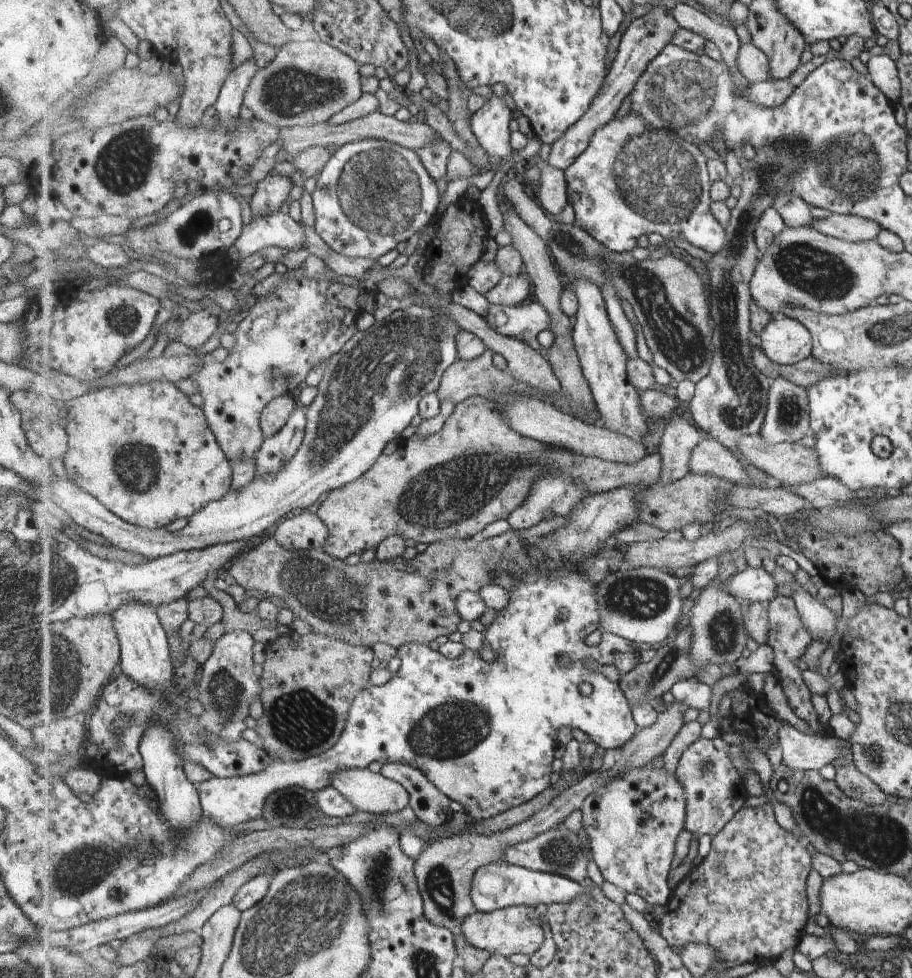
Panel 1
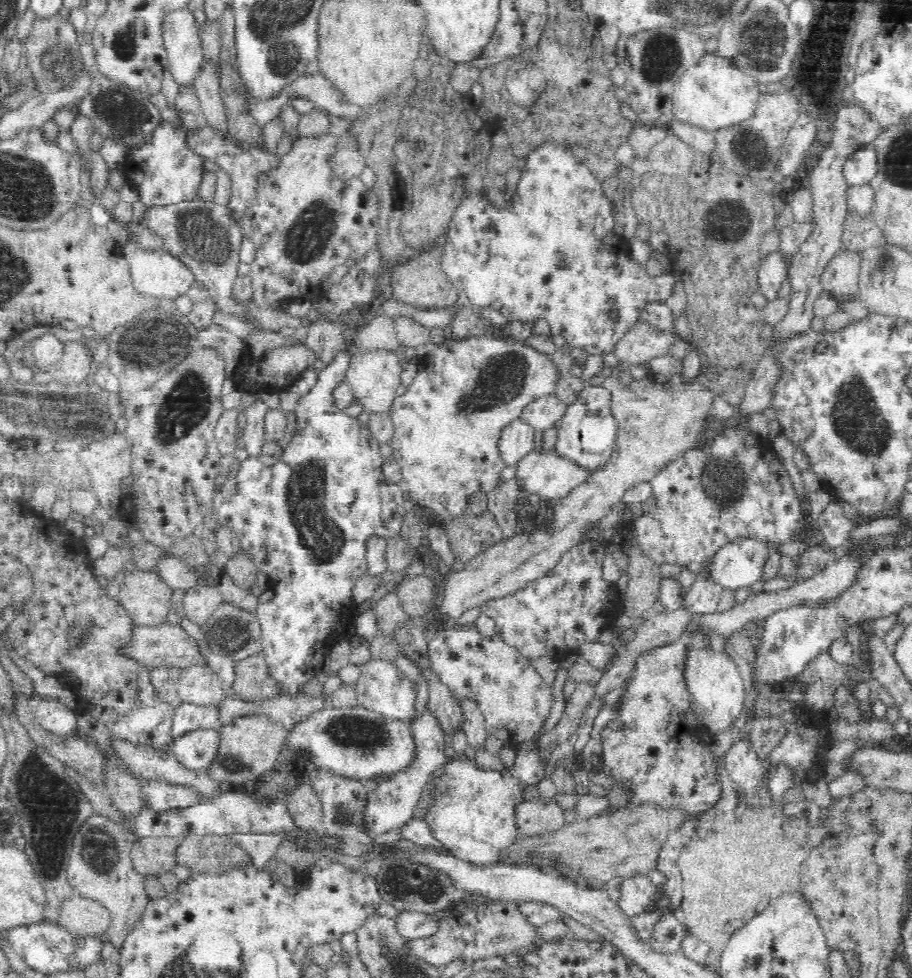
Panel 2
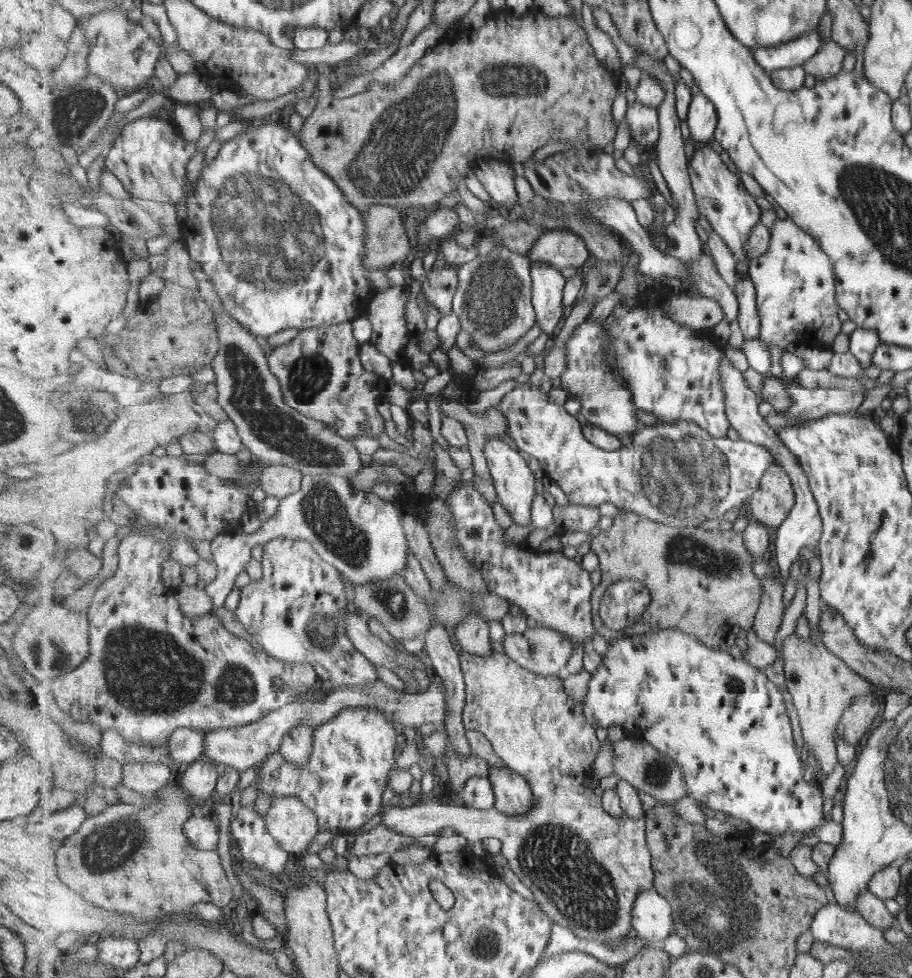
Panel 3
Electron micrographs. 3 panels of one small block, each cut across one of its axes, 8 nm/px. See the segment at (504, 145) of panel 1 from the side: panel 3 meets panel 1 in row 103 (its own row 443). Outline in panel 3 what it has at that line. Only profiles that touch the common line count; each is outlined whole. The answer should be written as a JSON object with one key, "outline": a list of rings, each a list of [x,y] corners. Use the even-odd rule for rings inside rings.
{"outline":[[[490,437],[485,442],[485,457],[491,475],[494,478],[498,500],[504,505],[504,508],[511,514],[514,523],[521,527],[532,525],[532,507],[535,496],[540,491],[539,484],[535,480],[535,476],[531,474],[531,468],[527,466],[525,458],[521,456],[519,450],[506,438]]]}

